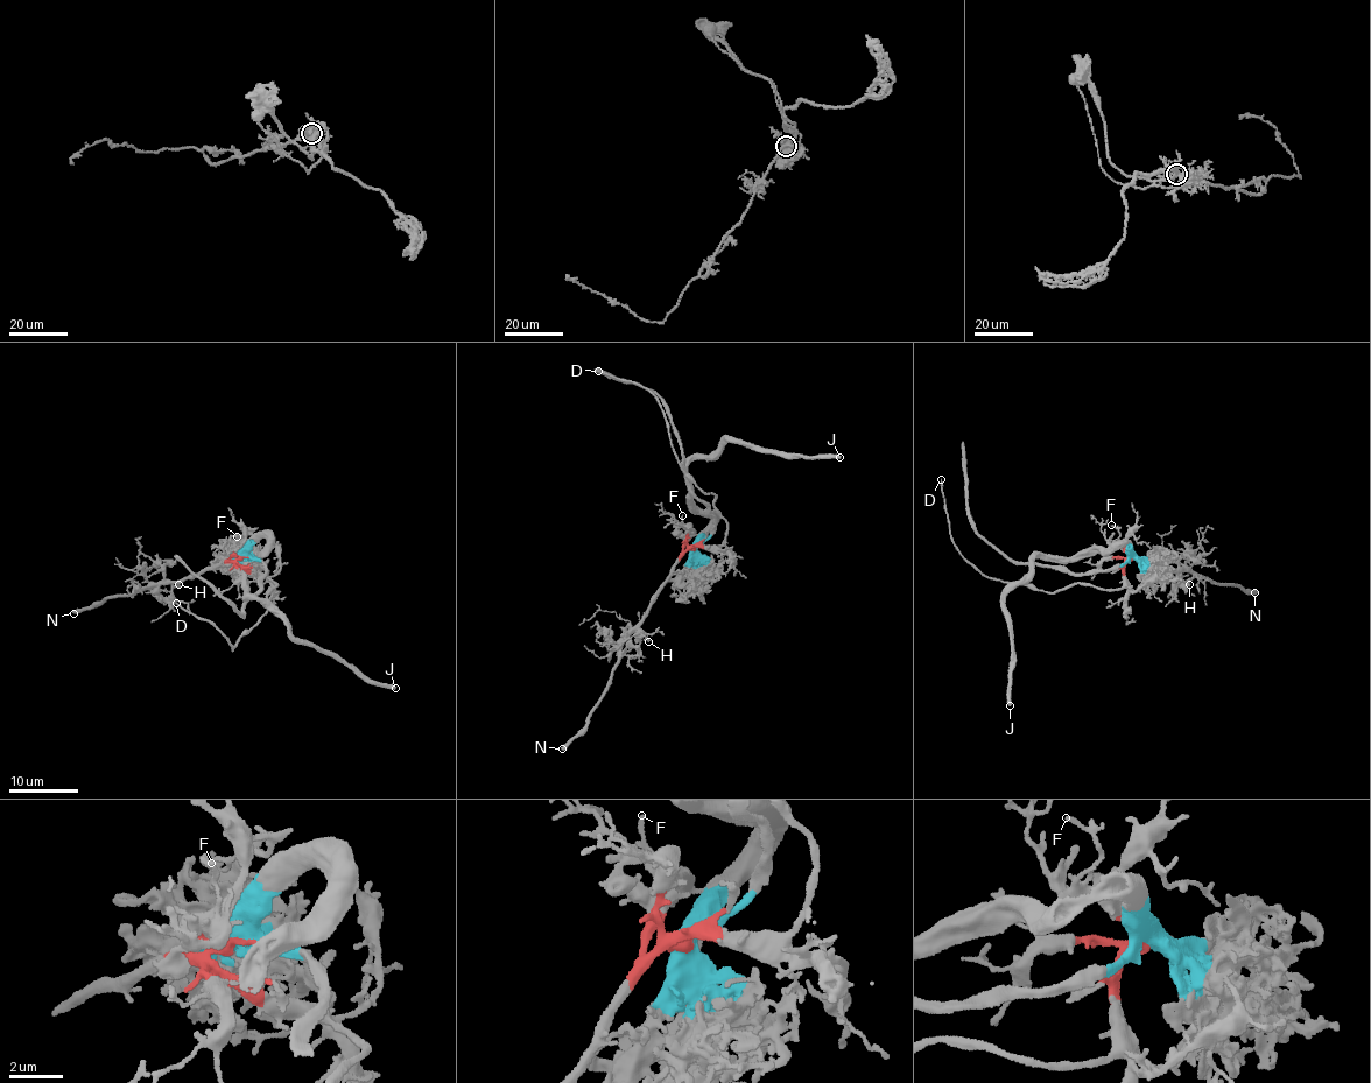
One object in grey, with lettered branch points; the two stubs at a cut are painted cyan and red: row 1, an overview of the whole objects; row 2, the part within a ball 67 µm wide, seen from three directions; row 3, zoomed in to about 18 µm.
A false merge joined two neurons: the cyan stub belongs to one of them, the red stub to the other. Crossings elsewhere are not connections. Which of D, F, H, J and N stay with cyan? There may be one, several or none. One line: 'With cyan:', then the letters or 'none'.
With cyan: J

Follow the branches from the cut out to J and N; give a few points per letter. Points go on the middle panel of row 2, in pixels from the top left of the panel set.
J: (694, 547), (712, 515), (694, 505), (690, 497), (687, 468), (691, 461), (731, 440), (800, 457), (841, 458)
N: (694, 548), (682, 551), (633, 626), (589, 717), (562, 749)

